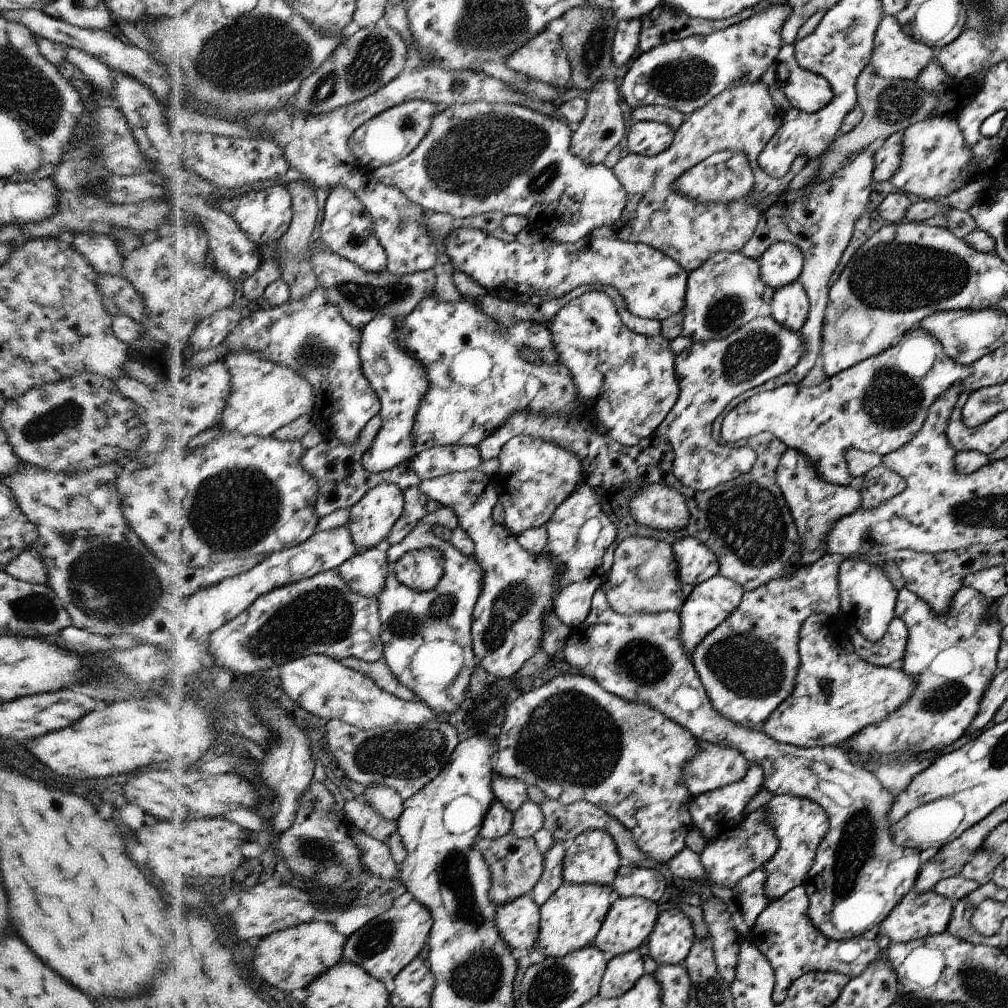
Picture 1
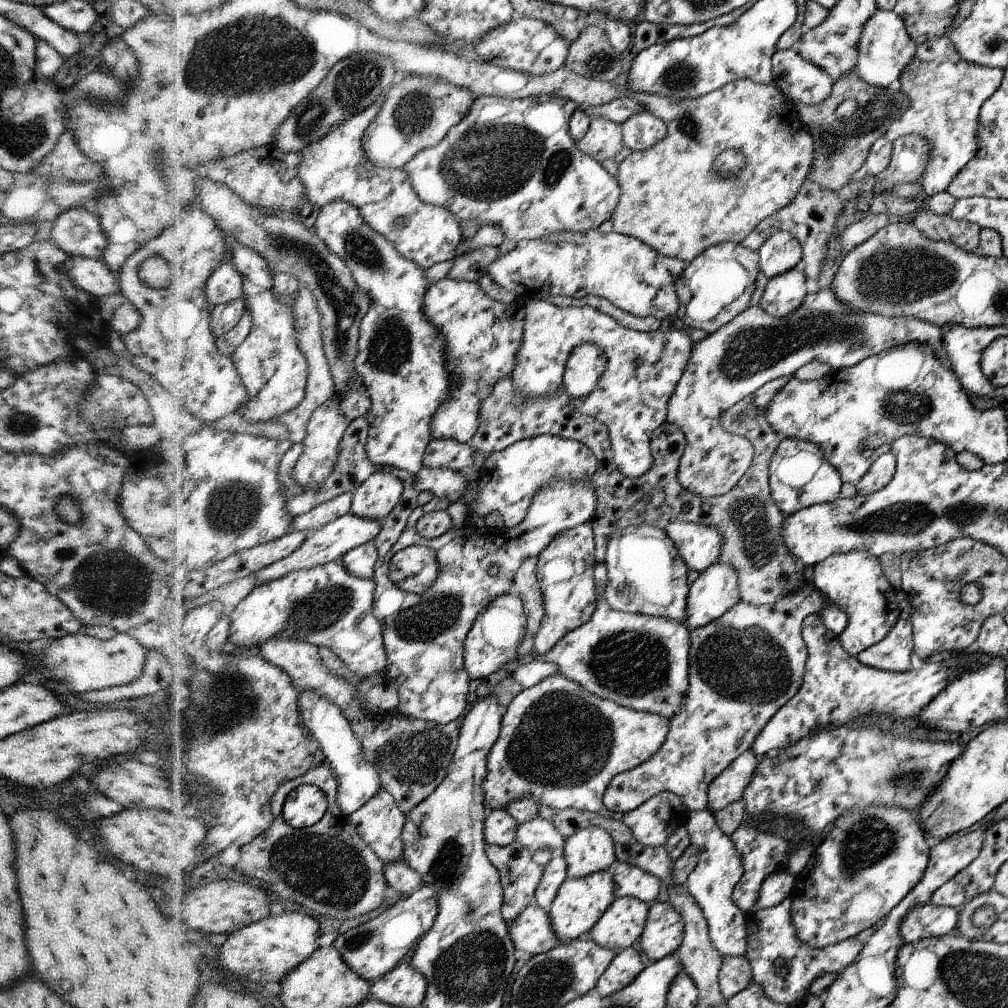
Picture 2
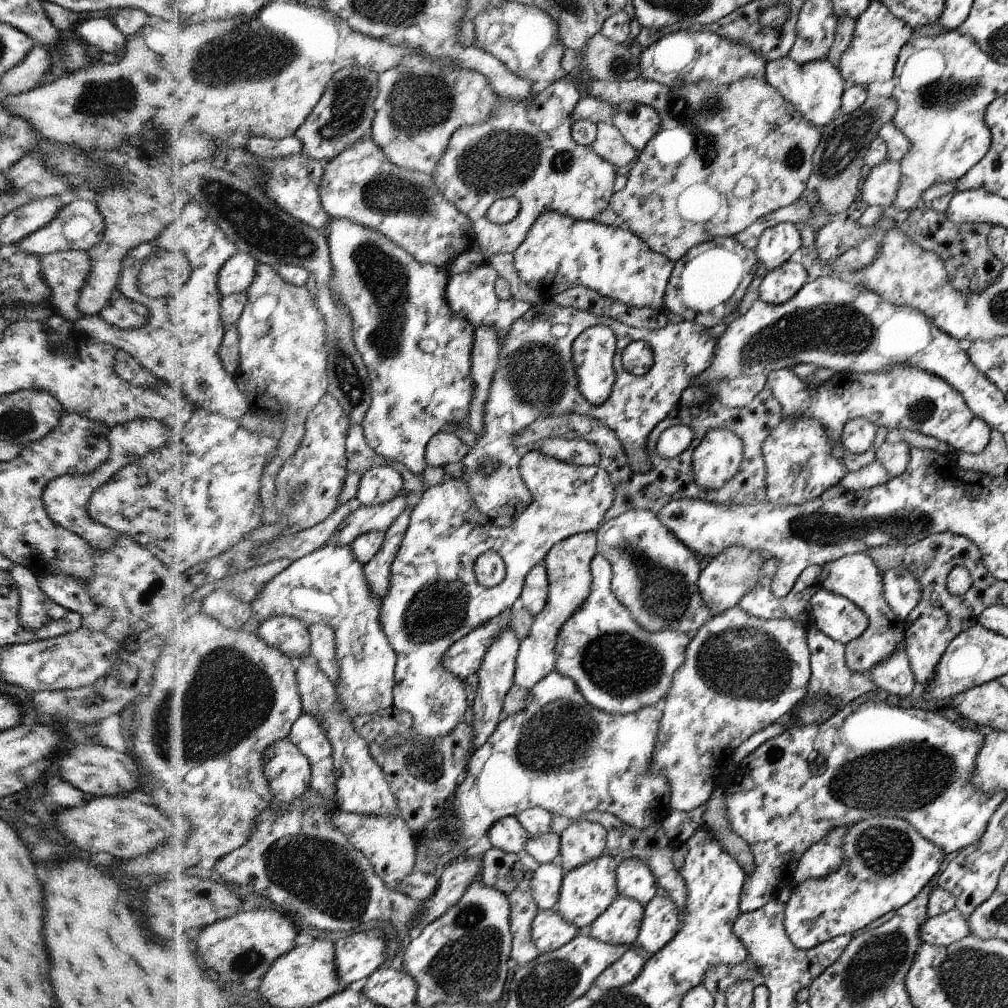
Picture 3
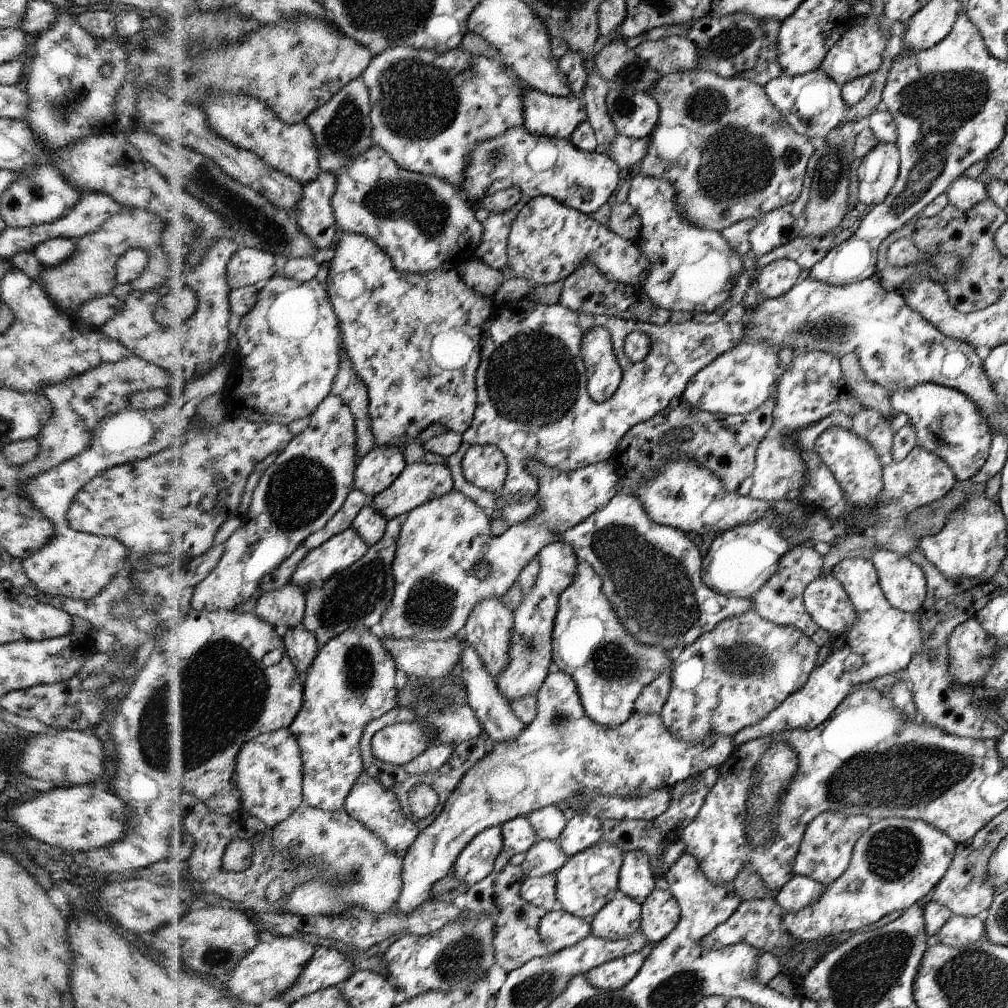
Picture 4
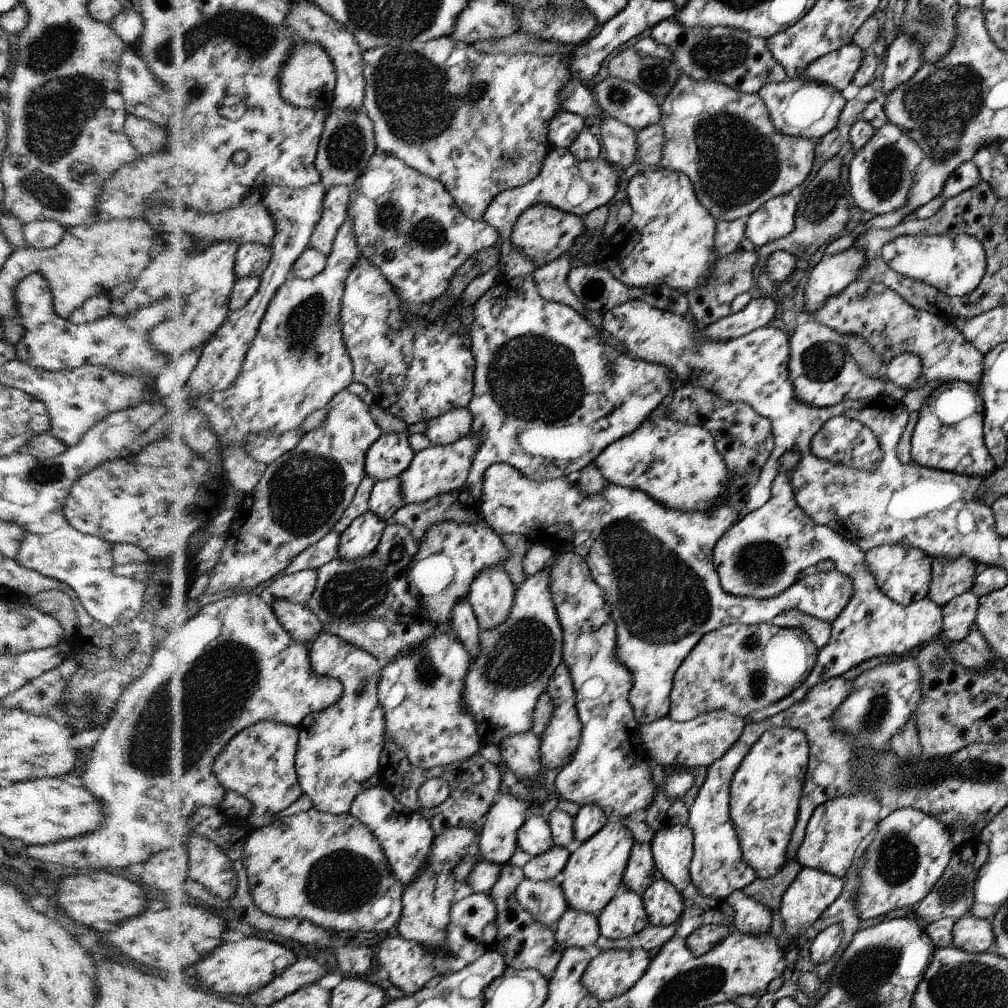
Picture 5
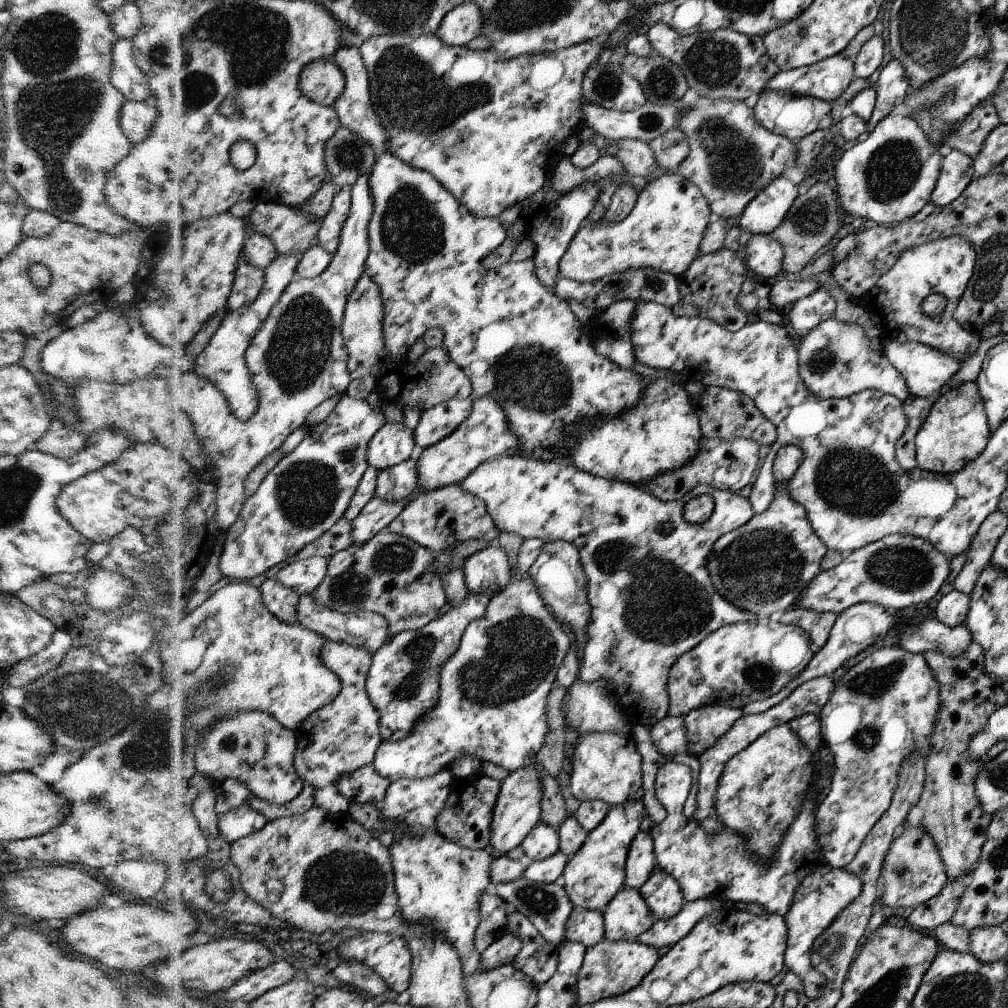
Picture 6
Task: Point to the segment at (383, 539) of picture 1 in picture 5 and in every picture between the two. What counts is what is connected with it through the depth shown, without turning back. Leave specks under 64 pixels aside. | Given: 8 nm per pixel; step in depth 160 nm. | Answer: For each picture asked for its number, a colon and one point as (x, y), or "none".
2: (378, 497)
3: (379, 485)
4: (377, 472)
5: (391, 457)

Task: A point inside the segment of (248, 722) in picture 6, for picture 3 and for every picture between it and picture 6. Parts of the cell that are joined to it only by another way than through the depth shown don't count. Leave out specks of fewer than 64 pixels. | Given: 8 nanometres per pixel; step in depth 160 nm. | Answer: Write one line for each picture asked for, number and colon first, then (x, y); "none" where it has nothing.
3: (290, 771)
4: (271, 771)
5: (261, 762)

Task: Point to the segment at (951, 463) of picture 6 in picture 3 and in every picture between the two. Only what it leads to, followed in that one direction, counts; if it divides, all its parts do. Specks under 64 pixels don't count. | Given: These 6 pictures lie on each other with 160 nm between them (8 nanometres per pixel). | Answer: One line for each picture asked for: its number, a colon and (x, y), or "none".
3: (905, 397)
4: (947, 423)
5: (948, 435)

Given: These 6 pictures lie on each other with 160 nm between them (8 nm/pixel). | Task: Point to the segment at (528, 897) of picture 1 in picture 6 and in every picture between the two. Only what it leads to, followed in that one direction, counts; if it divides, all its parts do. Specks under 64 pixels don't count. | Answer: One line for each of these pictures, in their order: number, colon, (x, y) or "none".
2: (531, 930)
3: (549, 931)
4: (558, 929)
5: (579, 929)
6: (587, 927)

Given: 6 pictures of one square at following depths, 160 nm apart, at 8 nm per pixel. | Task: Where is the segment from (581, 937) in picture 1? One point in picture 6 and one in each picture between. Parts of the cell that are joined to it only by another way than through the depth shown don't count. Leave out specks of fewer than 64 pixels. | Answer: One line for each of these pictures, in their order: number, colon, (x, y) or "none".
2: (580, 903)
3: (587, 892)
4: (588, 881)
5: (594, 871)
6: (594, 874)

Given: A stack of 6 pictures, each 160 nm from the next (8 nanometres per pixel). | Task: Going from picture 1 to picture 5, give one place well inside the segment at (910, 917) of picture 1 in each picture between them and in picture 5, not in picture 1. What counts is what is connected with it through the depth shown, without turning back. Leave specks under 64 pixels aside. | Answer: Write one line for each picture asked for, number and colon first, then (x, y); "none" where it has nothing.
2: (932, 920)
3: (949, 927)
4: (959, 931)
5: (974, 934)

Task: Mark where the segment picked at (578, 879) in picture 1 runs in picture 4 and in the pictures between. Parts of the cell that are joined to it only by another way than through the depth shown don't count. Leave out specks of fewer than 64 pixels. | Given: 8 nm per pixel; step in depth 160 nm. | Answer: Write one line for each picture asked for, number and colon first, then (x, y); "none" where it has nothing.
2: (590, 850)
3: (582, 841)
4: (584, 830)

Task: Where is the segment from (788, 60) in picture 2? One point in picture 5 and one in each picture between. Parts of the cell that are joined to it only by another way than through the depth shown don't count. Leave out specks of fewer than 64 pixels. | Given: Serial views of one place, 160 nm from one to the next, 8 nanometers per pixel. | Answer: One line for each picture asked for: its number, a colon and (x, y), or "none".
3: (815, 89)
4: (813, 104)
5: (802, 107)

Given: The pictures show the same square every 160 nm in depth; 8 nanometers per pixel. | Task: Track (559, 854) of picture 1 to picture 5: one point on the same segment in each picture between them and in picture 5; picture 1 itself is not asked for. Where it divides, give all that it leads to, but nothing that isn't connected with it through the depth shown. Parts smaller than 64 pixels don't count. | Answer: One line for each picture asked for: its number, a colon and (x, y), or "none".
2: (555, 873)
3: (546, 883)
4: (542, 891)
5: (545, 899)

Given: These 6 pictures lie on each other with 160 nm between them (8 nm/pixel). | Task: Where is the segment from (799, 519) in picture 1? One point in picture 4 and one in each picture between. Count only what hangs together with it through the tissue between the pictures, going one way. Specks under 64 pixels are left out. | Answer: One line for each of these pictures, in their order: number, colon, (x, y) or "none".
2: (800, 475)
3: (800, 467)
4: (813, 387)

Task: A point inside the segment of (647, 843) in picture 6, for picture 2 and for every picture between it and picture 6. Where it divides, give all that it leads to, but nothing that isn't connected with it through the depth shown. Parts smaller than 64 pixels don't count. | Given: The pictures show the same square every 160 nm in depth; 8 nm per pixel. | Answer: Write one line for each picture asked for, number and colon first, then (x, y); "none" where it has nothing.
2: (630, 881)
3: (636, 881)
4: (636, 879)
5: (640, 868)

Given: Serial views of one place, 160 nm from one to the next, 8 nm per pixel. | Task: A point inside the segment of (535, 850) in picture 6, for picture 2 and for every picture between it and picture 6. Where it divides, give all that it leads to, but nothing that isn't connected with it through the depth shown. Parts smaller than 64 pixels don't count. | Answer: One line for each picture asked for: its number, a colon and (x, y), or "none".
2: (501, 827)
3: (508, 834)
4: (518, 834)
5: (534, 837)

